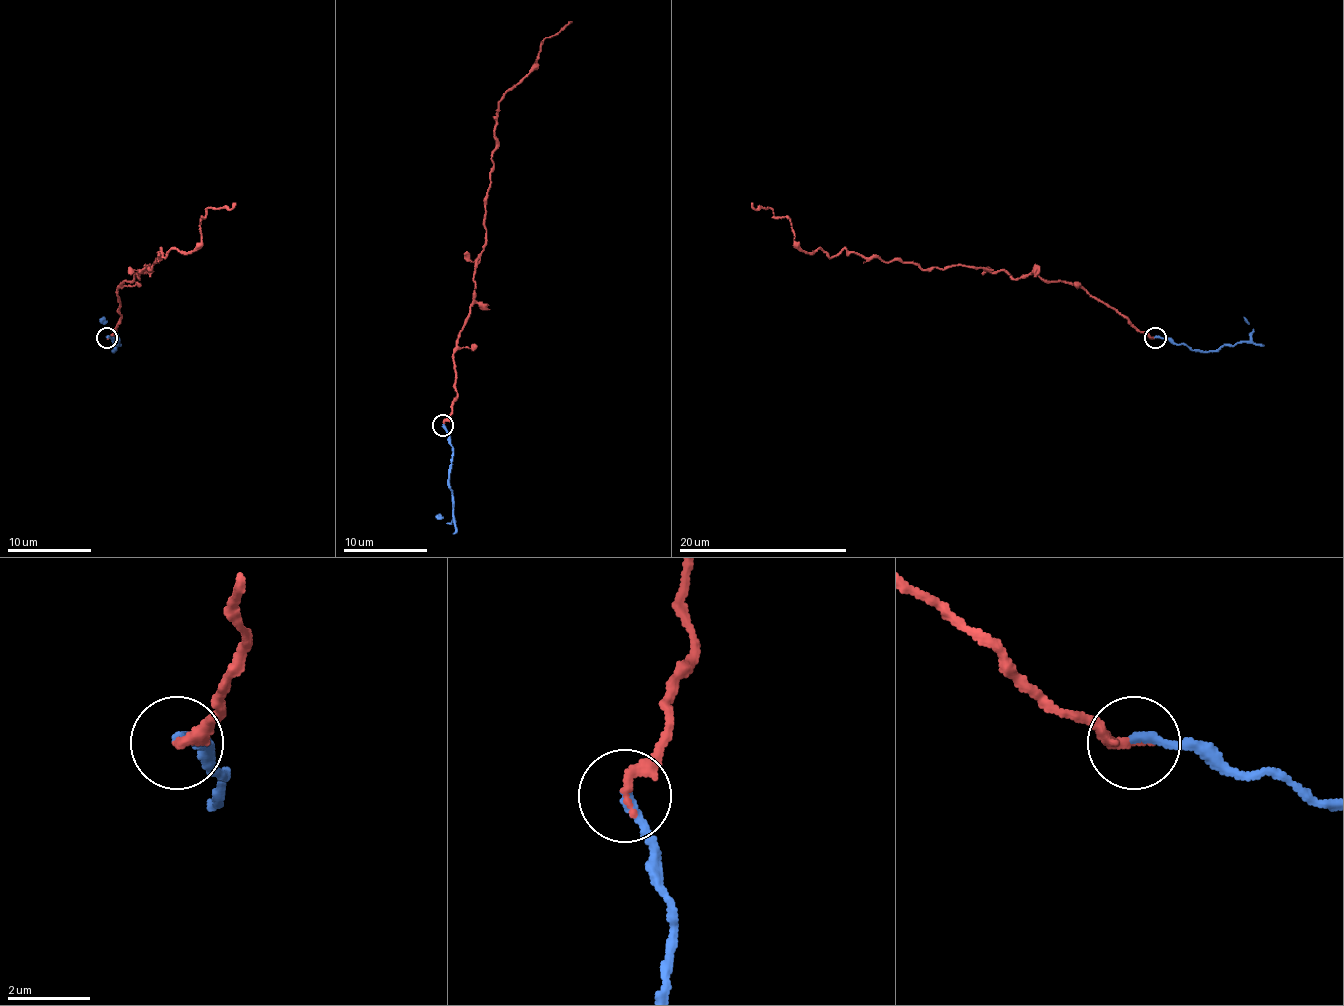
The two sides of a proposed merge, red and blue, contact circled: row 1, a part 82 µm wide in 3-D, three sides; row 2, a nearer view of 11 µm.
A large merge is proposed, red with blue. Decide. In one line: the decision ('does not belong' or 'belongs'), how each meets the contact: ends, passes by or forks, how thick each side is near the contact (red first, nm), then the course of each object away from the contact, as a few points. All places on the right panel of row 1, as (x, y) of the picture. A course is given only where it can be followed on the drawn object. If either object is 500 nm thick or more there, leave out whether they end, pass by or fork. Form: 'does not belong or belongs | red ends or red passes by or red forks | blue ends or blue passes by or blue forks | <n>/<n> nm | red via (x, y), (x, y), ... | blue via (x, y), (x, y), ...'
belongs | red ends | blue ends | 240/240 nm | red via (1154, 338), (1064, 281), (805, 252), (790, 220), (752, 203) | blue via (1154, 338), (1173, 340), (1201, 351), (1218, 351), (1226, 344), (1245, 342), (1253, 330), (1243, 317)

